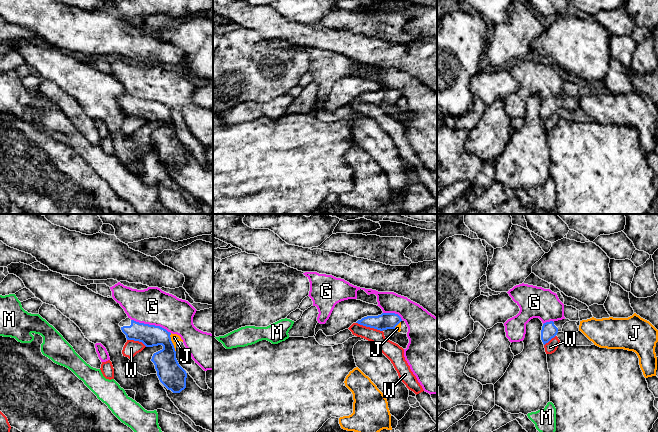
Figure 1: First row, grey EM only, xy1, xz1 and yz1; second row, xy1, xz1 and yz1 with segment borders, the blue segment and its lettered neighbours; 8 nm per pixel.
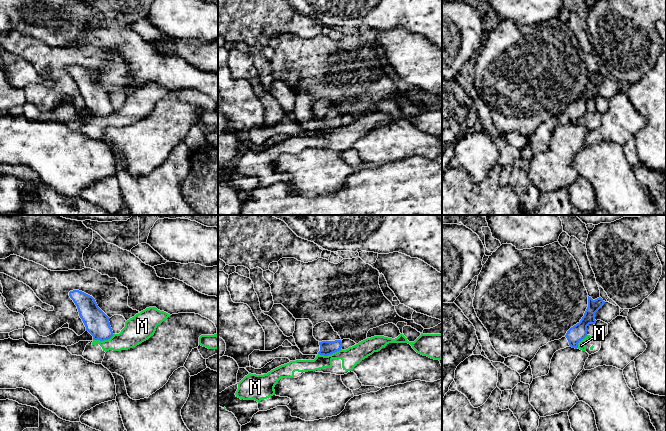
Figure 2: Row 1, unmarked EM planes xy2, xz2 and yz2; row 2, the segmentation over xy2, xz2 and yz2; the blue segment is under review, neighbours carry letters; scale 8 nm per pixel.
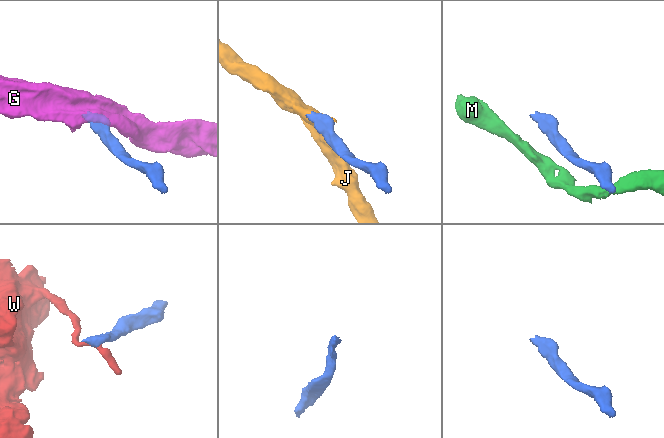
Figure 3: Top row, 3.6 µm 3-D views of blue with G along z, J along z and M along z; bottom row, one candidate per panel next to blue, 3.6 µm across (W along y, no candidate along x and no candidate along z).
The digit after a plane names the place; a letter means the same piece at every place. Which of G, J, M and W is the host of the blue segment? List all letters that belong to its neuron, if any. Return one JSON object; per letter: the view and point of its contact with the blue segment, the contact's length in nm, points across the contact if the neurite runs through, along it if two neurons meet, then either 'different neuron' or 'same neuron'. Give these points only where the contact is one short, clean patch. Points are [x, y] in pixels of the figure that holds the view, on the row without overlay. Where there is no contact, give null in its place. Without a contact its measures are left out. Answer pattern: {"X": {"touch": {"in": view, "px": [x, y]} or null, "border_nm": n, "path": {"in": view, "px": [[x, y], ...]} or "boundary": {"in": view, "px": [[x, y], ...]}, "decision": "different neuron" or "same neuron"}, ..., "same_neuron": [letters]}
{"G": {"touch": {"in": "xy1", "px": [151, 101]}, "border_nm": 340, "boundary": {"in": "xy1", "px": [[131, 95], [137, 98], [159, 101], [170, 109]]}, "decision": "different neuron"}, "J": {"touch": {"in": "xy1", "px": [171, 118]}, "border_nm": 160, "boundary": {"in": "xy1", "px": [[170, 109], [170, 115], [175, 127]]}, "decision": "different neuron"}, "M": {"touch": {"in": "xz2", "px": [329, 130]}, "border_nm": 200, "boundary": {"in": "xz2", "px": [[341, 125], [327, 131], [318, 130]]}, "decision": "different neuron"}, "W": {"touch": {"in": "xz1", "px": [369, 102]}, "border_nm": 220, "boundary": {"in": "xz1", "px": [[356, 98], [382, 107]]}, "decision": "different neuron"}, "same_neuron": []}

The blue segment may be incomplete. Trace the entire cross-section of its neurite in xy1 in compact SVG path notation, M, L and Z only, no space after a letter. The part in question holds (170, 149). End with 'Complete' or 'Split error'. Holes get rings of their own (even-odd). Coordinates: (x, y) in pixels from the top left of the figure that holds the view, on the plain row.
M130 94L122 96L119 102L127 116L142 118L146 123L162 121L163 125L154 129L151 135L160 158L173 169L180 169L186 164L187 149L176 135L170 108L160 102L139 99Z. Split error

